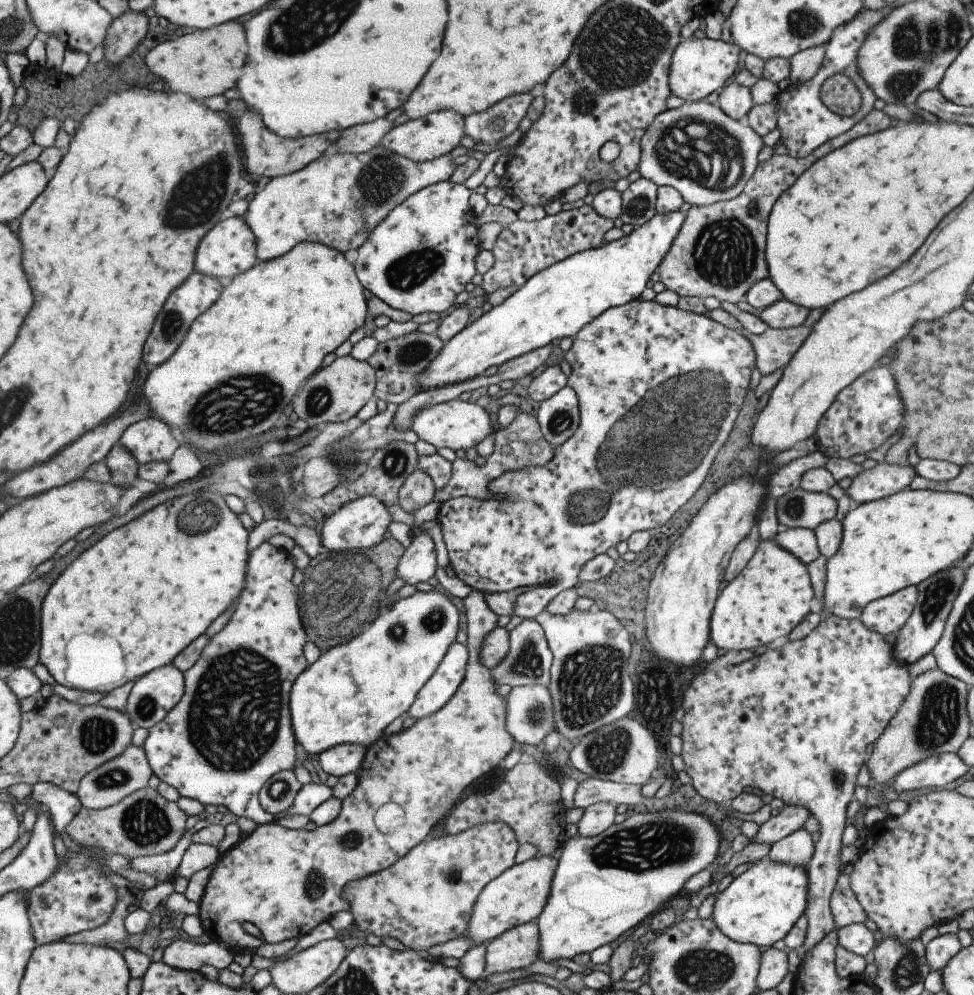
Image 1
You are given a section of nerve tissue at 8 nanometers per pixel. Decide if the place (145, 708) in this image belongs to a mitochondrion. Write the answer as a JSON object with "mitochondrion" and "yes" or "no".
{"mitochondrion":"yes"}

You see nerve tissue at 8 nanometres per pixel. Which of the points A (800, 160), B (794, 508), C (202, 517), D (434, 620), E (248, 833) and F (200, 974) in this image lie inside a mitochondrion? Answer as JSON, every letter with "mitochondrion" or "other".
{"A":"other","B":"mitochondrion","C":"mitochondrion","D":"mitochondrion","E":"other","F":"other"}

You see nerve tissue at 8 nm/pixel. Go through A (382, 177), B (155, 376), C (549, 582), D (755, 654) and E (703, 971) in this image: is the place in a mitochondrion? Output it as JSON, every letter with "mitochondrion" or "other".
{"A":"mitochondrion","B":"other","C":"other","D":"other","E":"mitochondrion"}

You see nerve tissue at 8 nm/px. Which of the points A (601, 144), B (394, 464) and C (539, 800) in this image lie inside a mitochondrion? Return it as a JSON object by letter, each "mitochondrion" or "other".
{"A":"other","B":"mitochondrion","C":"other"}

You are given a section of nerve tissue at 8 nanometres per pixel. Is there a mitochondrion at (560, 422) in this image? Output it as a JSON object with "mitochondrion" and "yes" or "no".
{"mitochondrion":"yes"}

